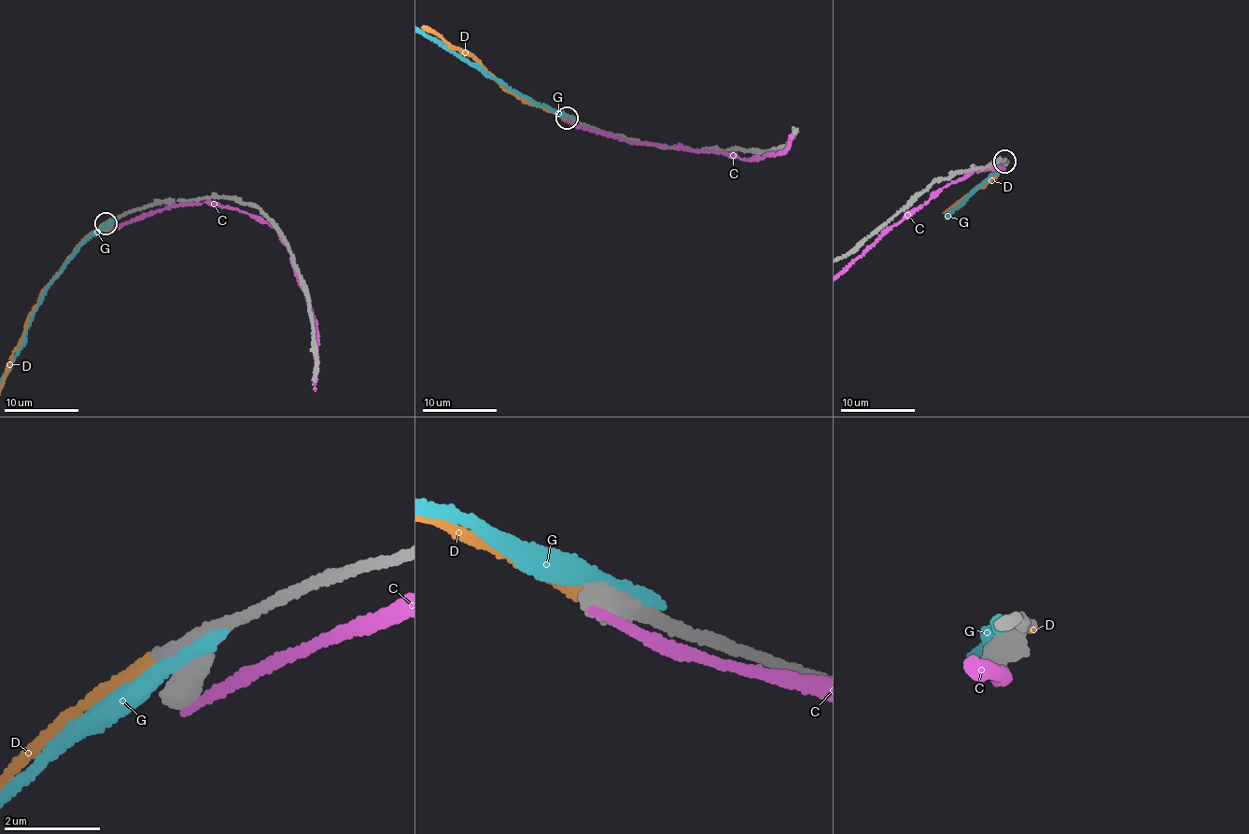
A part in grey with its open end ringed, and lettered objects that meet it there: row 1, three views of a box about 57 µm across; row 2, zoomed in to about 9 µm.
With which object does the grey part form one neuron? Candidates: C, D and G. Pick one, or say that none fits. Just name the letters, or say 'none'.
D

